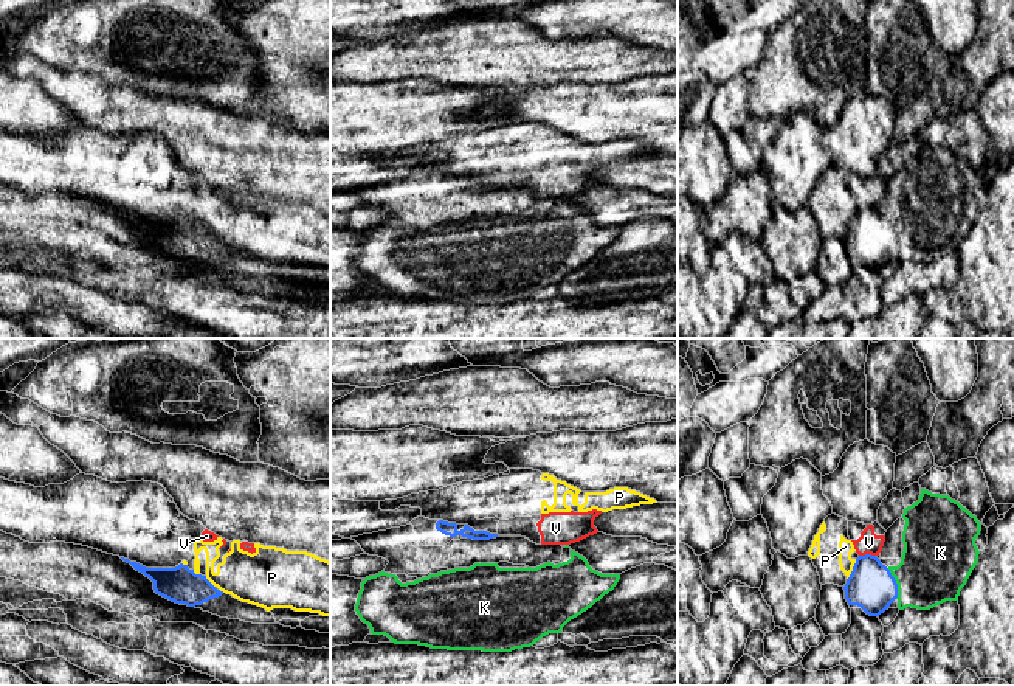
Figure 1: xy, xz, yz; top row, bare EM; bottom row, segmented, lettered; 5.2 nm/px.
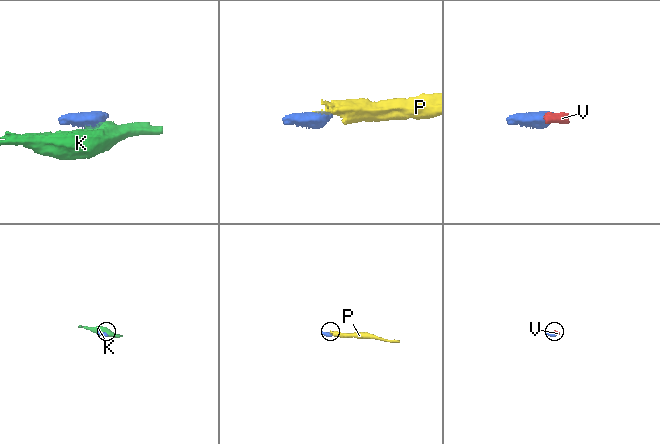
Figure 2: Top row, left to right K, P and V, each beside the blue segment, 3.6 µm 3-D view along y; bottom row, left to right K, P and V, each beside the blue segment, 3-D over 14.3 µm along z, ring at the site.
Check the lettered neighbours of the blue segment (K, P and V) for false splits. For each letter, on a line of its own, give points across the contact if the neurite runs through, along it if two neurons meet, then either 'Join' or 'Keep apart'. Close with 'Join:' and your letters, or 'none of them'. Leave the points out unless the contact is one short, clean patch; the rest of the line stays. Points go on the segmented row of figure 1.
K: Join
P: Boundary: yz (856, 559), (847, 579). Keep apart
V: Boundary: yz (875, 554), (859, 556). Keep apart
Join: K

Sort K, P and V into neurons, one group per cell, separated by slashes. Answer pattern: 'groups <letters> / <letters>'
groups K / P V

